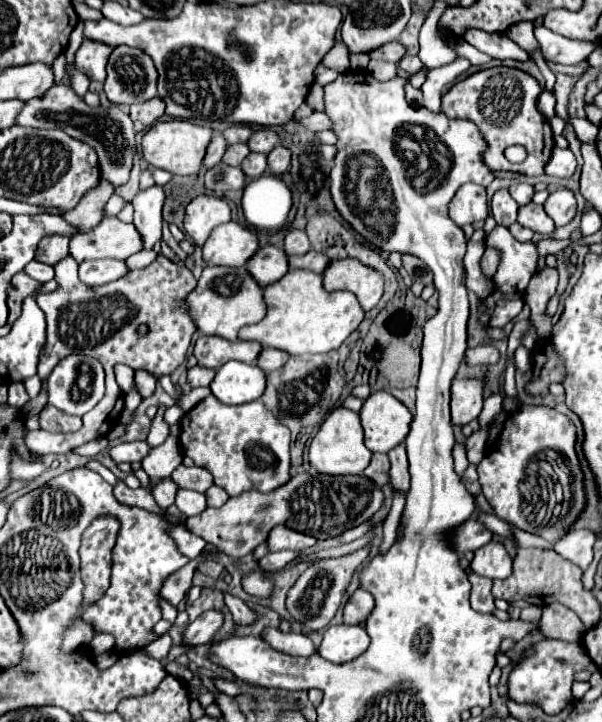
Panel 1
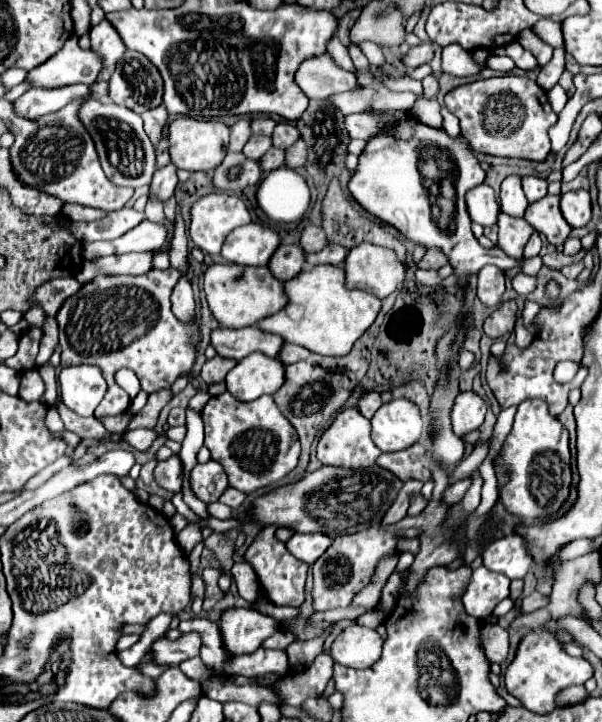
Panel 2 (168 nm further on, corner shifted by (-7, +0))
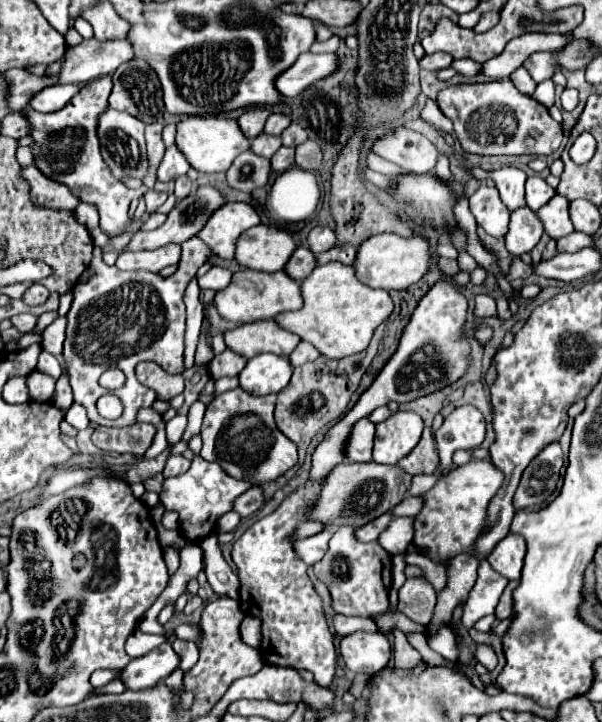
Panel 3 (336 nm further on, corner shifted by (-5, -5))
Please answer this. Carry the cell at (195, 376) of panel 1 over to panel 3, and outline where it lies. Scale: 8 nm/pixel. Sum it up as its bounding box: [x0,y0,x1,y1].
[207,351,245,379]

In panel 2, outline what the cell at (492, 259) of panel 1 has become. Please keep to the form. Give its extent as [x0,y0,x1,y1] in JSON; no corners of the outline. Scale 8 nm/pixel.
[499,214,537,258]

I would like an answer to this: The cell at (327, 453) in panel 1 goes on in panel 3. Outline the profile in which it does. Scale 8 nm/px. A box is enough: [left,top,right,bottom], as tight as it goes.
[343,419,375,463]

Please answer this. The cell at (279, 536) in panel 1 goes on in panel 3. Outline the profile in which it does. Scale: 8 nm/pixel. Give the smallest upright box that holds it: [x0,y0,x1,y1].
[293,531,333,565]

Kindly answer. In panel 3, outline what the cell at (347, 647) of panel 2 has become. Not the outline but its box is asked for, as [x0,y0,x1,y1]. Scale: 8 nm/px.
[339,631,391,675]

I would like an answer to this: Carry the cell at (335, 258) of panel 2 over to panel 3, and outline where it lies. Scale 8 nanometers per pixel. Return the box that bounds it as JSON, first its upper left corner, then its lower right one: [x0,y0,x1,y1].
[317,245,357,265]

